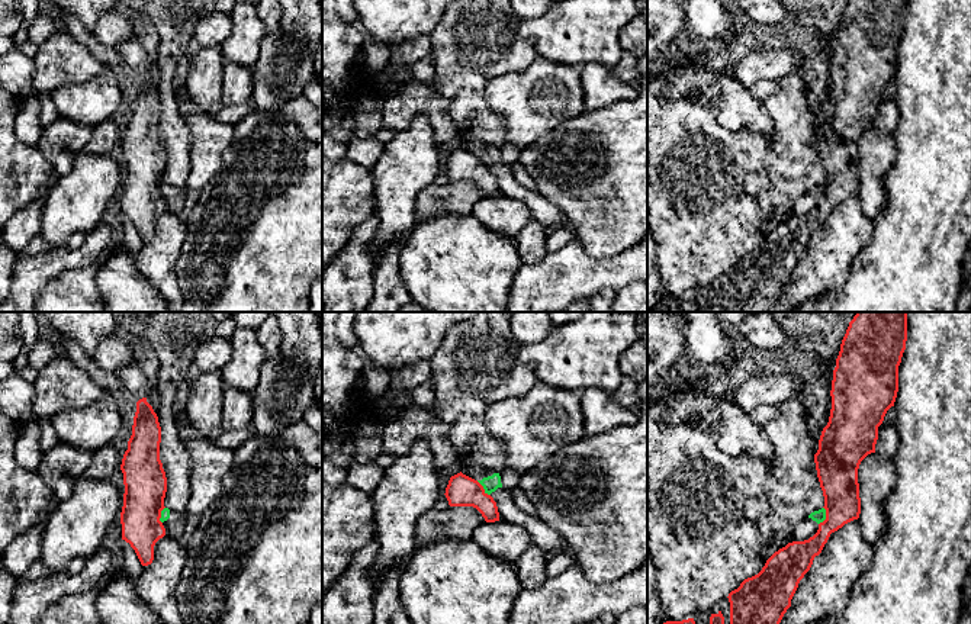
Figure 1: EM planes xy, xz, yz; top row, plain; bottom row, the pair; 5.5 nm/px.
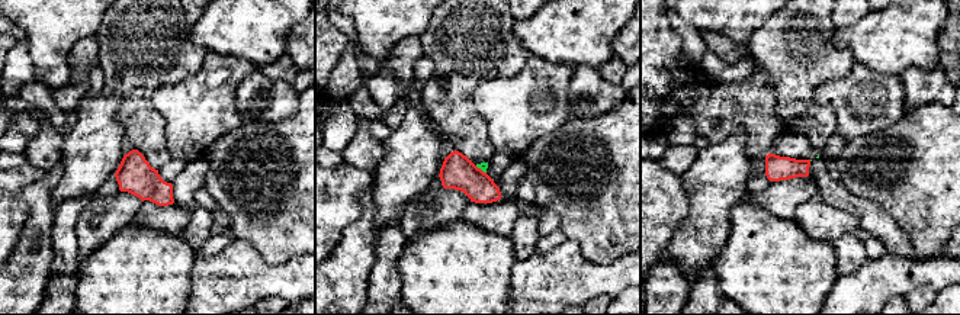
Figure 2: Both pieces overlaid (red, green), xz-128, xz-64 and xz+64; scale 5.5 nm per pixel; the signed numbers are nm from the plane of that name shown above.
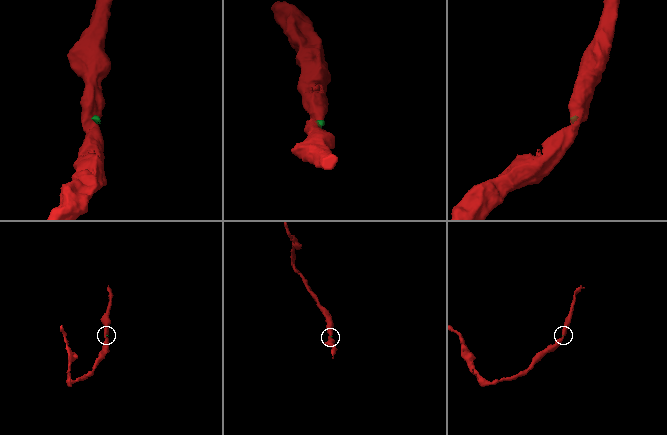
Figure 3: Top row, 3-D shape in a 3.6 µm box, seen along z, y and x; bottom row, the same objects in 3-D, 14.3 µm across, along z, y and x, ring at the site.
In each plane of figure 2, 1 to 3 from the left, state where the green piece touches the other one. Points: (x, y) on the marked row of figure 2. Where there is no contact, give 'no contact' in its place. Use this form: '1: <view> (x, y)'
1: no contact
2: xz-64 (480, 169)
3: no contact

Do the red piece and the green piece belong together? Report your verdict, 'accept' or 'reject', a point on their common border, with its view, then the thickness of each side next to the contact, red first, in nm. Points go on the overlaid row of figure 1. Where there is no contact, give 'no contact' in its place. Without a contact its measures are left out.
reject; meets red in yz at (826, 515); 220 nm thick on the red side, 70 nm on the other

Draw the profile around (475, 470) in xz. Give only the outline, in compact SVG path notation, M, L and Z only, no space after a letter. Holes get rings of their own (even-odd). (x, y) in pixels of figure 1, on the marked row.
M460 463L460 472L478 480L483 486L485 493L493 498L501 521L523 527L533 538L533 543L543 551L553 550L556 554L565 553L573 557L570 544L559 531L543 522L538 517L524 512L514 502L511 490L502 486L499 473L479 463Z

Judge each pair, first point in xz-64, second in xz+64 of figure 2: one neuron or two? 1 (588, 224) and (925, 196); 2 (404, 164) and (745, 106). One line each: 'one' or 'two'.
1: one
2: two

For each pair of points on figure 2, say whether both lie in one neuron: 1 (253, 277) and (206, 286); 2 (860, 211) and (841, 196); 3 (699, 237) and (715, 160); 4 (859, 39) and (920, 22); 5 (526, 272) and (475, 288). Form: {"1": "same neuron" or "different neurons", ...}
{"1": "same neuron", "2": "same neuron", "3": "same neuron", "4": "same neuron", "5": "different neurons"}

